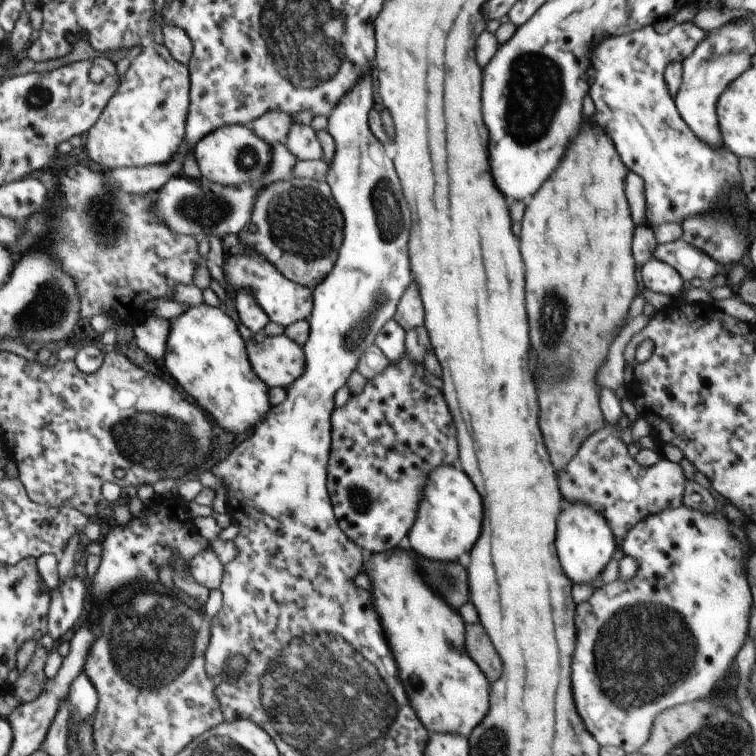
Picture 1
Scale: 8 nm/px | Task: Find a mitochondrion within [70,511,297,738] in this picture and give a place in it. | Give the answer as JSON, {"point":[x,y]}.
{"point":[168,650]}

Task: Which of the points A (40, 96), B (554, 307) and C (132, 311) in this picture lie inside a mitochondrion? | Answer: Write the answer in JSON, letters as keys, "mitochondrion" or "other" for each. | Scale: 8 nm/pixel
{"A":"mitochondrion","B":"mitochondrion","C":"other"}

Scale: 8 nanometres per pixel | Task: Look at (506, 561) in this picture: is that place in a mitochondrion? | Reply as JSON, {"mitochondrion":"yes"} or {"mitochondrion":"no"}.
{"mitochondrion":"no"}

